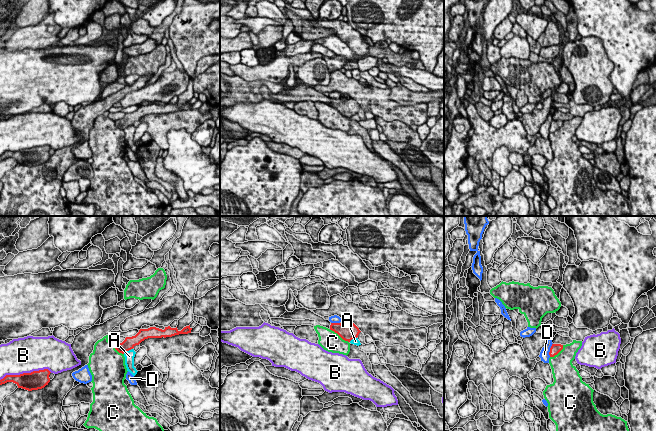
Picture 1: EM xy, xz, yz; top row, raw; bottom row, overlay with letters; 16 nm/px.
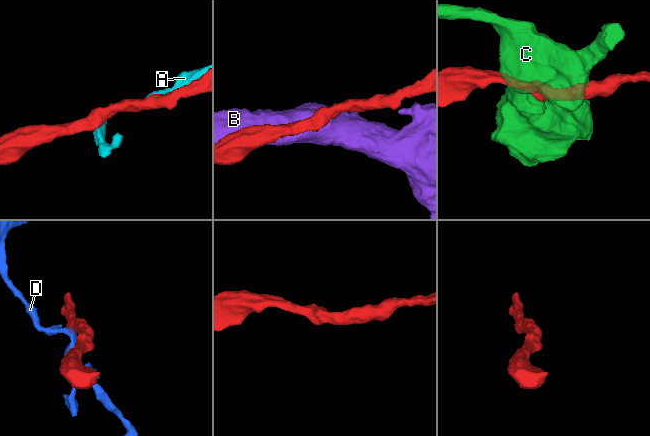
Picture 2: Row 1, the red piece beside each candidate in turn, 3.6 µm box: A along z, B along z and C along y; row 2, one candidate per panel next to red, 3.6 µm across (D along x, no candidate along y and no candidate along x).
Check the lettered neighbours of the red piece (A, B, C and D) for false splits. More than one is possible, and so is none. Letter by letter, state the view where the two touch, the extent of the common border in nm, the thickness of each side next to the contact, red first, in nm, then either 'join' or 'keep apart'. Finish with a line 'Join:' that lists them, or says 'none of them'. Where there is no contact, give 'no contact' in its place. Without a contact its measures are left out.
A: xy | 180 nm | 190/160 nm | keep apart
B: xy | 850 nm | 300/480 nm | keep apart
C: xz | 380 nm | 280/320 nm | keep apart
D: yz | 220 nm | 160/160 nm | keep apart
Join: none of them

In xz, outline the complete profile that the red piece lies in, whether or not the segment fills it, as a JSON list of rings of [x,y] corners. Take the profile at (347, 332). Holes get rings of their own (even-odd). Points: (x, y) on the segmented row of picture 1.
[[[352,322],[345,325],[341,323],[331,323],[330,330],[337,333],[343,340],[348,342],[354,338],[357,338],[361,332],[359,328]]]

